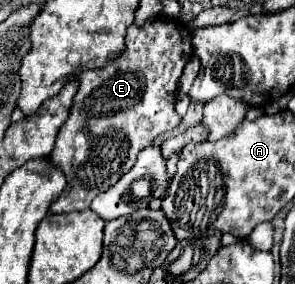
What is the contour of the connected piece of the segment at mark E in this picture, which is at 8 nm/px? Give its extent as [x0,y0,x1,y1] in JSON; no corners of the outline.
[49,17,191,213]

